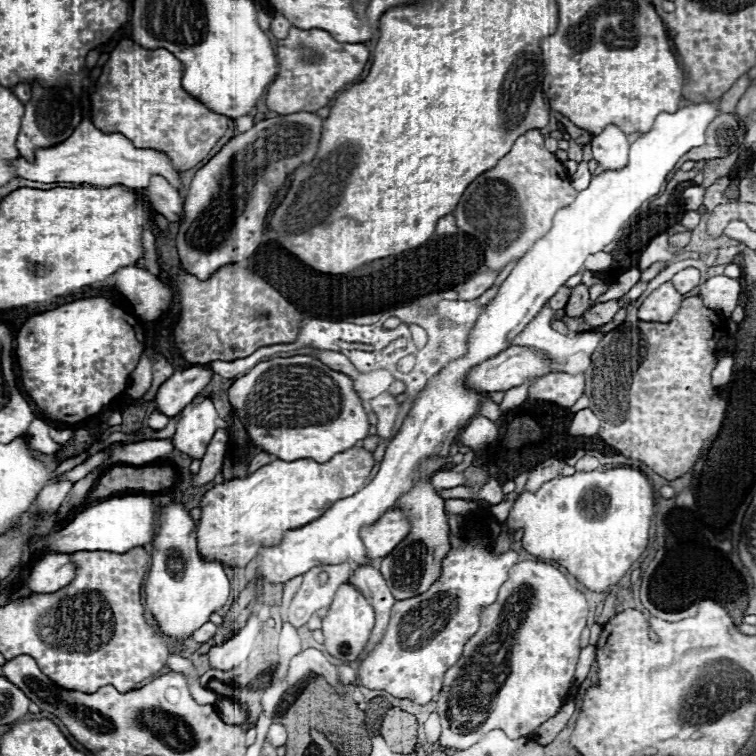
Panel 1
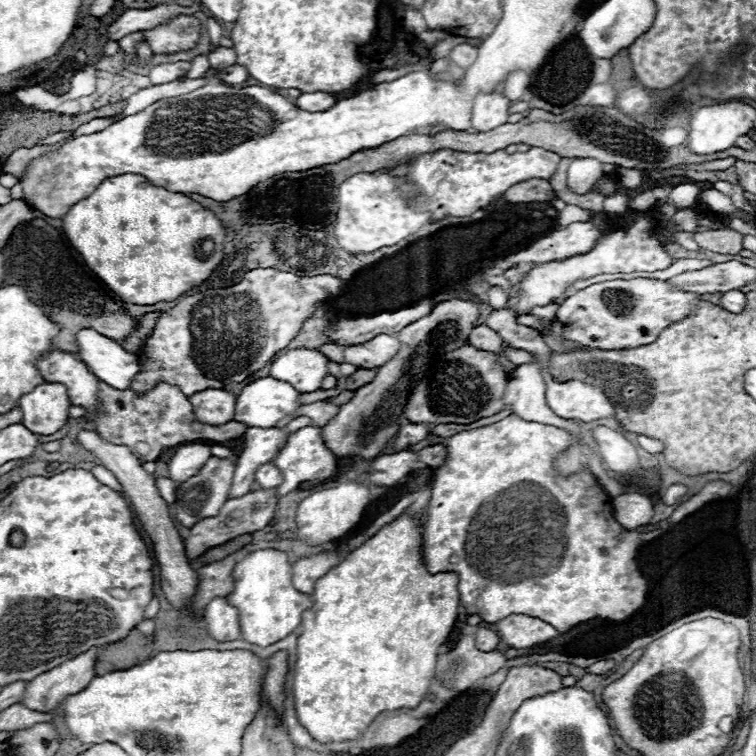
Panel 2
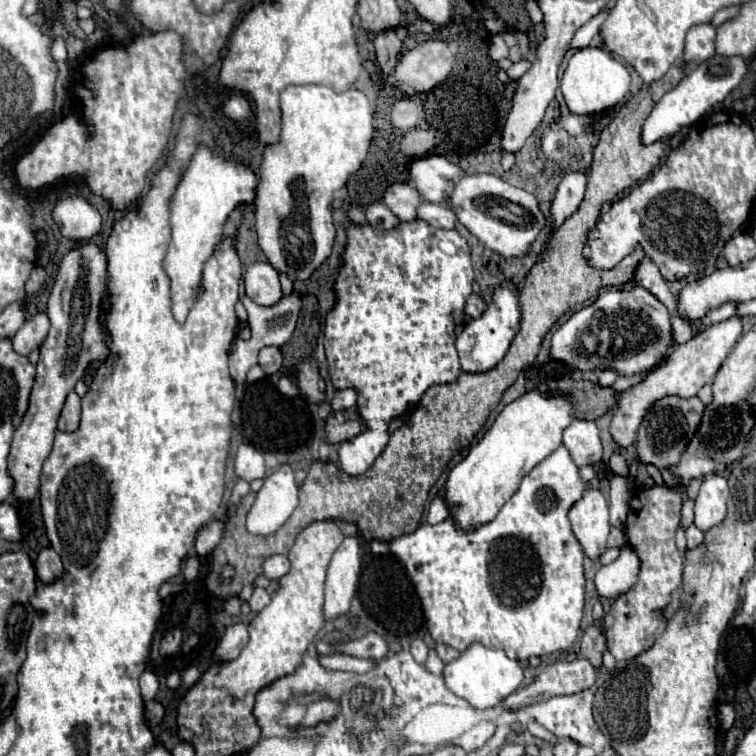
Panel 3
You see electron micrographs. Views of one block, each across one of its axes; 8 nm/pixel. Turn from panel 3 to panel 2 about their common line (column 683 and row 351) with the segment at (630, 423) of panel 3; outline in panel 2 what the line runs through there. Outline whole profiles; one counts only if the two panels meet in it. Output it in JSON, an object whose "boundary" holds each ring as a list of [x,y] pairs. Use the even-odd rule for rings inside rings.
{"boundary":[[[378,334],[370,342],[360,346],[344,348],[344,362],[356,364],[358,368],[380,368],[386,364],[400,348],[396,334]]]}

